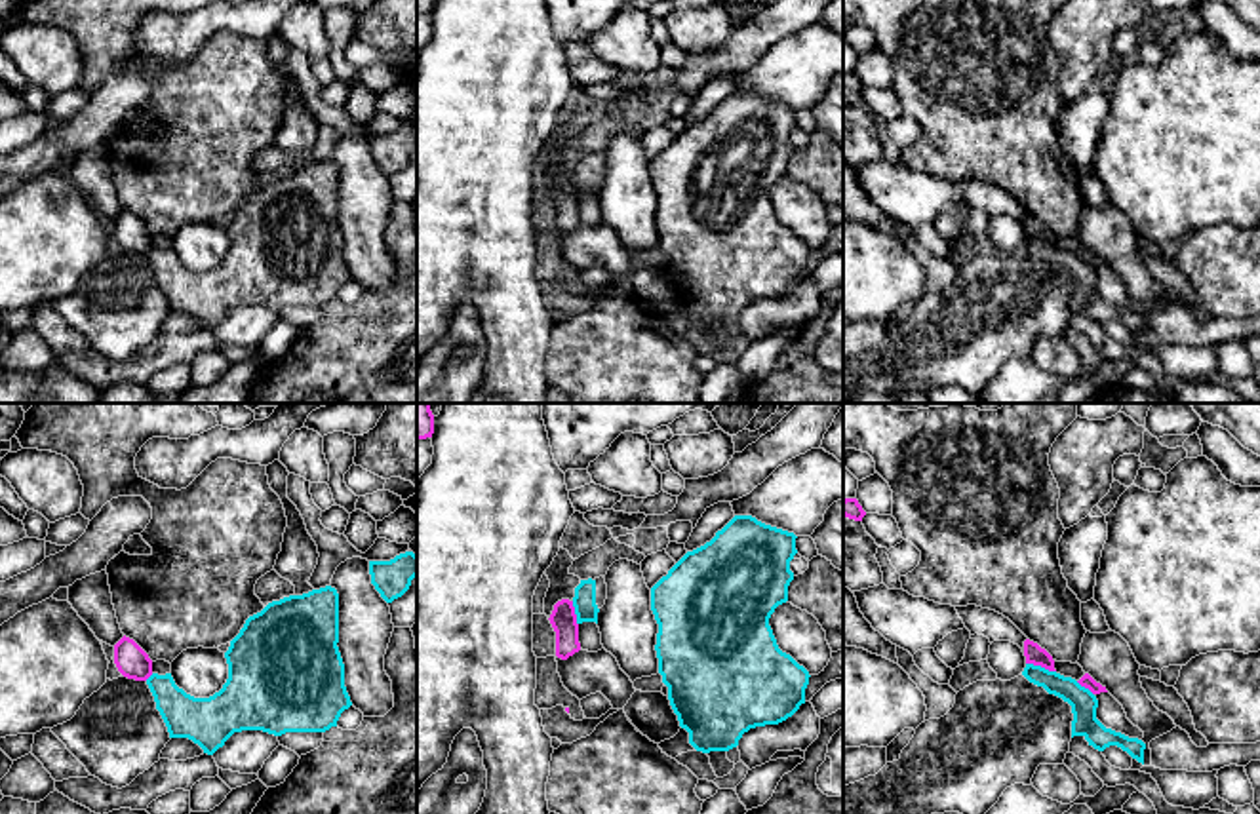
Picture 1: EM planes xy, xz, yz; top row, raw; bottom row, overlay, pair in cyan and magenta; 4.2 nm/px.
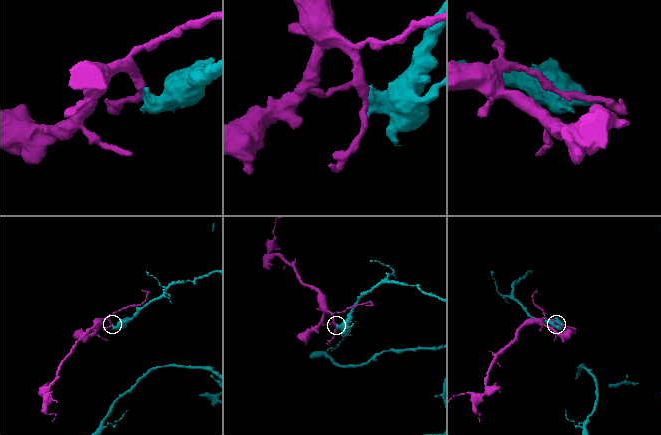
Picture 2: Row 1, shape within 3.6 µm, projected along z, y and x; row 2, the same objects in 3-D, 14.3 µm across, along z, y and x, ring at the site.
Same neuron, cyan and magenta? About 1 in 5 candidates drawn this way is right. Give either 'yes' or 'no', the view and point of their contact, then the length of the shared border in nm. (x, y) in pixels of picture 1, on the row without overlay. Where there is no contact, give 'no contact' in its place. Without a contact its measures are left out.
no | yz (1040, 240) | 130 nm

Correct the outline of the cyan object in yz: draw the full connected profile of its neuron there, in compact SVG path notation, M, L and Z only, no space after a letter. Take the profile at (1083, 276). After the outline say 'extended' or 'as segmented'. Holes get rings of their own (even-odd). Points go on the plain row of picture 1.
M1026 238L1022 249L1030 257L1043 261L1049 268L1054 268L1072 280L1072 312L1083 310L1089 320L1098 325L1104 325L1110 320L1117 320L1144 339L1146 318L1138 312L1129 312L1121 306L1106 302L1096 293L1098 274L1089 262L1081 261L1072 251L1064 251L1056 245L1049 245L1034 238Z; as segmented

